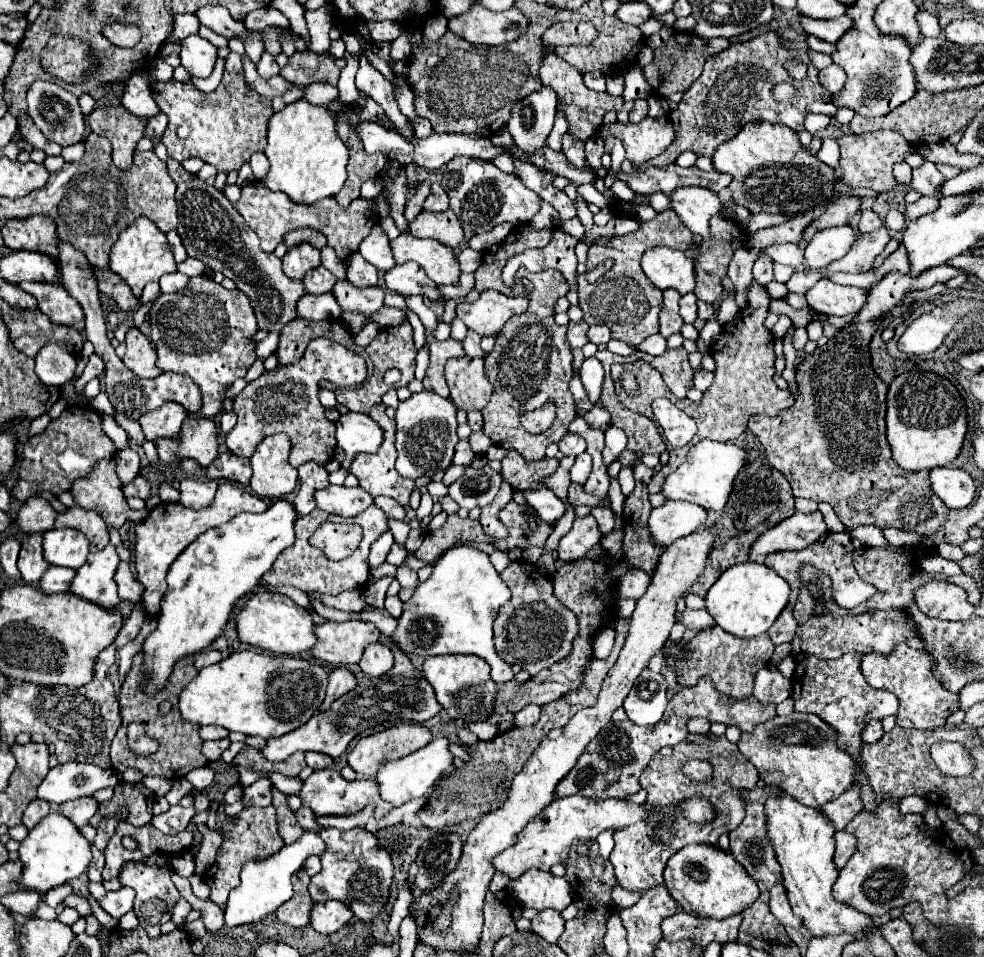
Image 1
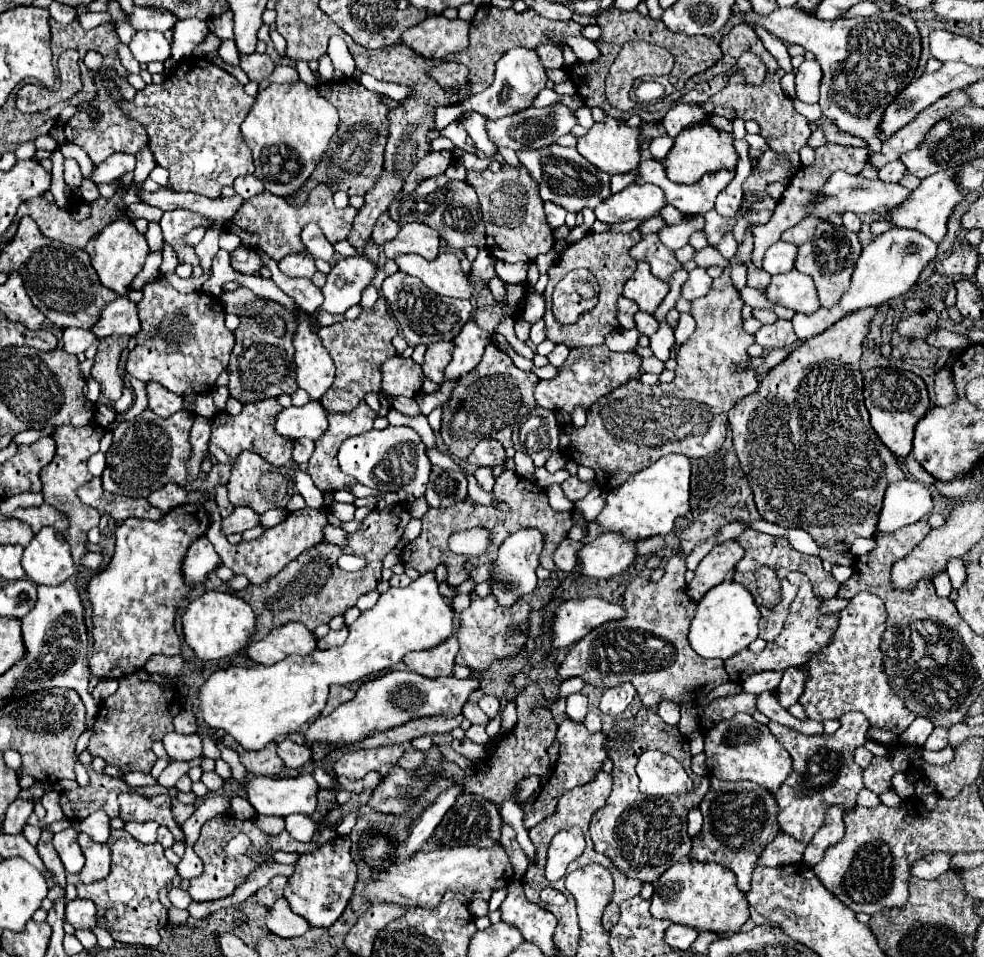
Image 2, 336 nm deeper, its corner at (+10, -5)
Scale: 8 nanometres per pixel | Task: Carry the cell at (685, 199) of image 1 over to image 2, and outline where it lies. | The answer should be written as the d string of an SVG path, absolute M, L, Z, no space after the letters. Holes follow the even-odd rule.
M631 183L617 195L611 195L607 201L597 205L595 215L603 223L621 223L629 219L647 221L655 217L667 205L665 193L653 183Z

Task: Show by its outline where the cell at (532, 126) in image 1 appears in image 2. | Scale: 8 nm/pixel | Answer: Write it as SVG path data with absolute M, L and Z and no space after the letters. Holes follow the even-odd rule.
M521 47L509 49L509 53L505 53L505 57L501 57L501 61L497 61L495 81L491 83L491 87L487 87L479 95L469 97L459 107L455 107L455 111L457 111L457 115L463 115L467 111L477 111L477 113L489 117L491 121L497 121L501 117L507 117L511 113L519 113L519 111L531 107L537 93L541 89L545 89L545 83L547 83L547 75L545 75L545 69L539 63L539 57L535 51L521 49Z

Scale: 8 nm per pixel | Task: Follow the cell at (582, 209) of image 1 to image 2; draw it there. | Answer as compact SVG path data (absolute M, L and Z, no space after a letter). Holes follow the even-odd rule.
M549 145L549 149L539 151L525 151L517 153L529 175L539 183L541 199L551 201L567 209L569 213L579 213L585 207L595 209L605 197L611 195L609 191L609 175L601 173L599 169L593 169L585 157L577 153L573 147L561 147L561 145Z

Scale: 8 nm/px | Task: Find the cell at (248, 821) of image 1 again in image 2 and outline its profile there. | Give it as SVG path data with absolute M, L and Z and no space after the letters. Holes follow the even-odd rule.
M233 815L215 817L215 819L207 821L207 823L201 827L201 835L199 835L197 843L193 845L193 851L195 851L195 853L203 859L203 863L205 863L205 871L203 871L199 877L191 879L191 885L189 885L189 895L193 897L193 901L215 901L215 899L223 899L223 897L233 895L235 889L241 887L241 885L247 881L247 877L261 865L261 863L253 861L249 855L243 855L243 857L237 857L237 859L229 859L229 857L223 853L223 847L227 845L227 841L233 839L237 833L247 833L247 835L249 835L249 839L251 839L251 843L253 843L253 847L255 847L255 853L261 855L263 861L267 859L267 855L271 855L271 853L275 853L275 851L297 851L300 855L311 853L326 842L338 837L334 829L329 829L329 827L321 828L317 831L316 841L314 841L313 837L311 843L304 844L291 839L287 831L283 831L283 833L279 833L279 835L265 835L251 819L239 821L239 819L235 819Z

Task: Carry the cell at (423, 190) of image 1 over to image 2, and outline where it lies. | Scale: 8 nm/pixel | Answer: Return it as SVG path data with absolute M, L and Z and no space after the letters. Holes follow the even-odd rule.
M433 151L429 155L425 155L421 161L417 161L417 167L409 173L409 177L407 177L405 185L403 185L403 193L409 195L409 193L413 193L413 189L421 181L445 173L445 169L451 165L451 161L453 161L451 151Z

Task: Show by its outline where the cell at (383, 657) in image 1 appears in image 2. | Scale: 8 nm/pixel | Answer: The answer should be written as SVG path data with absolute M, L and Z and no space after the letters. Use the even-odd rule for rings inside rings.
M347 627L339 629L339 631L329 631L327 637L319 639L317 643L317 649L333 649L333 647L341 647L347 639Z

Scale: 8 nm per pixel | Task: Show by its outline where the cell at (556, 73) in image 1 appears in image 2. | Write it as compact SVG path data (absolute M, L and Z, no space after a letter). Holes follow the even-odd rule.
M539 45L537 55L545 69L563 69L563 53L555 45Z

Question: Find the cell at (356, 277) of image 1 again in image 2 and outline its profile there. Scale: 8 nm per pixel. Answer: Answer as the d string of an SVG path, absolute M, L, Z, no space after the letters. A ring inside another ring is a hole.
M309 223L309 225L303 227L301 241L305 243L305 247L309 249L309 253L315 259L323 259L327 263L335 261L335 249L333 249L333 245L327 241L327 237L323 235L323 231L315 223Z

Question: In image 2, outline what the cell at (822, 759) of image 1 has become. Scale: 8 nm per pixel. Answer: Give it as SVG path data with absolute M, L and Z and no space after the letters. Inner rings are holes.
M737 713L731 721L721 721L705 735L705 753L709 759L711 775L723 781L753 781L775 793L793 771L793 759L779 745L777 737L767 725L757 723L747 713Z

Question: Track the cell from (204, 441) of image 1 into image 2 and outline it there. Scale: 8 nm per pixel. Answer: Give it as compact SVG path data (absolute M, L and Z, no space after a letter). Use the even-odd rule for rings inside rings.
M145 409L133 421L123 421L113 429L113 445L107 451L107 467L103 473L103 489L125 497L149 497L151 491L167 483L183 485L187 481L187 461L191 457L189 431L195 415L181 409L173 417L161 419Z

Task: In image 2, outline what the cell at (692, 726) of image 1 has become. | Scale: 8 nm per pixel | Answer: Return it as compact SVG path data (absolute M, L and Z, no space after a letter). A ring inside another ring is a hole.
M665 701L665 703L661 703L657 709L659 709L657 715L659 715L667 725L677 725L677 723L679 723L679 717L681 717L679 705L673 705L673 703Z

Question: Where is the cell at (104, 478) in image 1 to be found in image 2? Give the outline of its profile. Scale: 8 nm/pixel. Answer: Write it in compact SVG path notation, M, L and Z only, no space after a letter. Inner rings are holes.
M85 425L85 427L57 427L53 433L53 439L57 443L57 453L53 461L41 471L41 481L43 481L43 497L47 505L53 505L55 509L67 513L69 517L69 533L65 533L67 543L71 545L73 561L75 567L81 565L81 559L87 551L87 531L99 525L101 513L89 505L83 505L77 497L77 489L93 479L93 475L87 471L87 459L99 451L99 441L105 435L105 429L99 425Z

